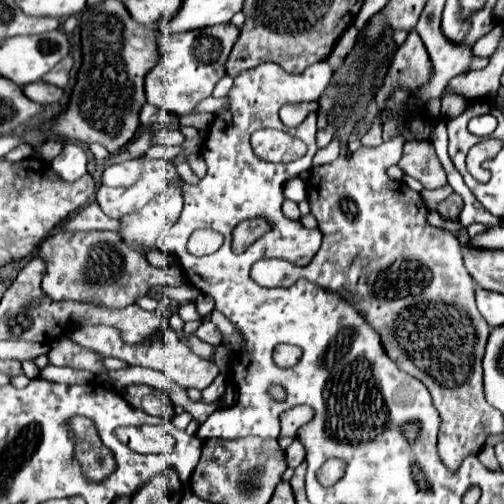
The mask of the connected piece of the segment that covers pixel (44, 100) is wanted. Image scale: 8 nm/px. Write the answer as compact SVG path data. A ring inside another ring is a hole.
M33 82L23 86L23 94L37 104L53 104L53 102L59 102L59 98L63 96L63 90L47 82Z

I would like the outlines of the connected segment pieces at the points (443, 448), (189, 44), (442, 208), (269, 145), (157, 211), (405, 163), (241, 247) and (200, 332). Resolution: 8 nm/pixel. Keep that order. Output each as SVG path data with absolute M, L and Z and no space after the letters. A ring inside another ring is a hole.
M363 146L351 156L339 154L331 164L311 168L307 194L311 214L317 218L319 230L323 232L323 244L311 264L301 268L303 278L353 300L371 326L381 334L381 342L389 358L401 370L427 386L433 396L433 404L441 414L437 450L443 464L455 472L467 456L481 452L489 436L503 434L503 416L499 410L491 408L483 396L481 360L489 326L475 308L475 282L463 266L459 240L451 232L427 224L427 206L419 192L409 190L405 182L391 180L385 168L375 166L375 148ZM395 326L403 326L403 348L397 340Z
M219 24L201 30L189 30L171 38L159 40L159 64L145 76L147 102L173 116L191 114L201 100L211 96L215 84L225 76L225 60L239 38L239 28L233 24Z
M451 194L451 196L445 198L443 202L439 202L437 212L439 212L445 220L457 220L461 208L463 208L463 198L461 198L459 194Z
M257 130L251 136L251 146L257 156L263 156L263 160L276 163L296 161L307 152L306 145L299 138L281 130ZM289 154L293 157L290 158Z
M169 186L161 194L161 198L153 198L141 210L123 216L119 236L123 238L123 242L141 244L147 250L151 250L159 234L175 224L175 220L181 214L181 208L183 208L183 192L173 194Z
M407 140L397 166L403 170L403 174L417 178L423 186L445 184L445 170L435 154L433 144L427 140Z
M251 218L251 220L243 220L235 226L233 232L233 252L245 252L251 242L255 242L259 236L263 236L263 232L267 232L267 228L271 228L271 224L267 224L267 220L263 218Z
M205 318L205 320L201 322L201 326L197 328L195 336L197 336L199 340L207 342L207 344L213 344L213 346L217 346L217 344L221 342L221 338L223 338L221 330L219 330L219 328L209 320L209 318Z

